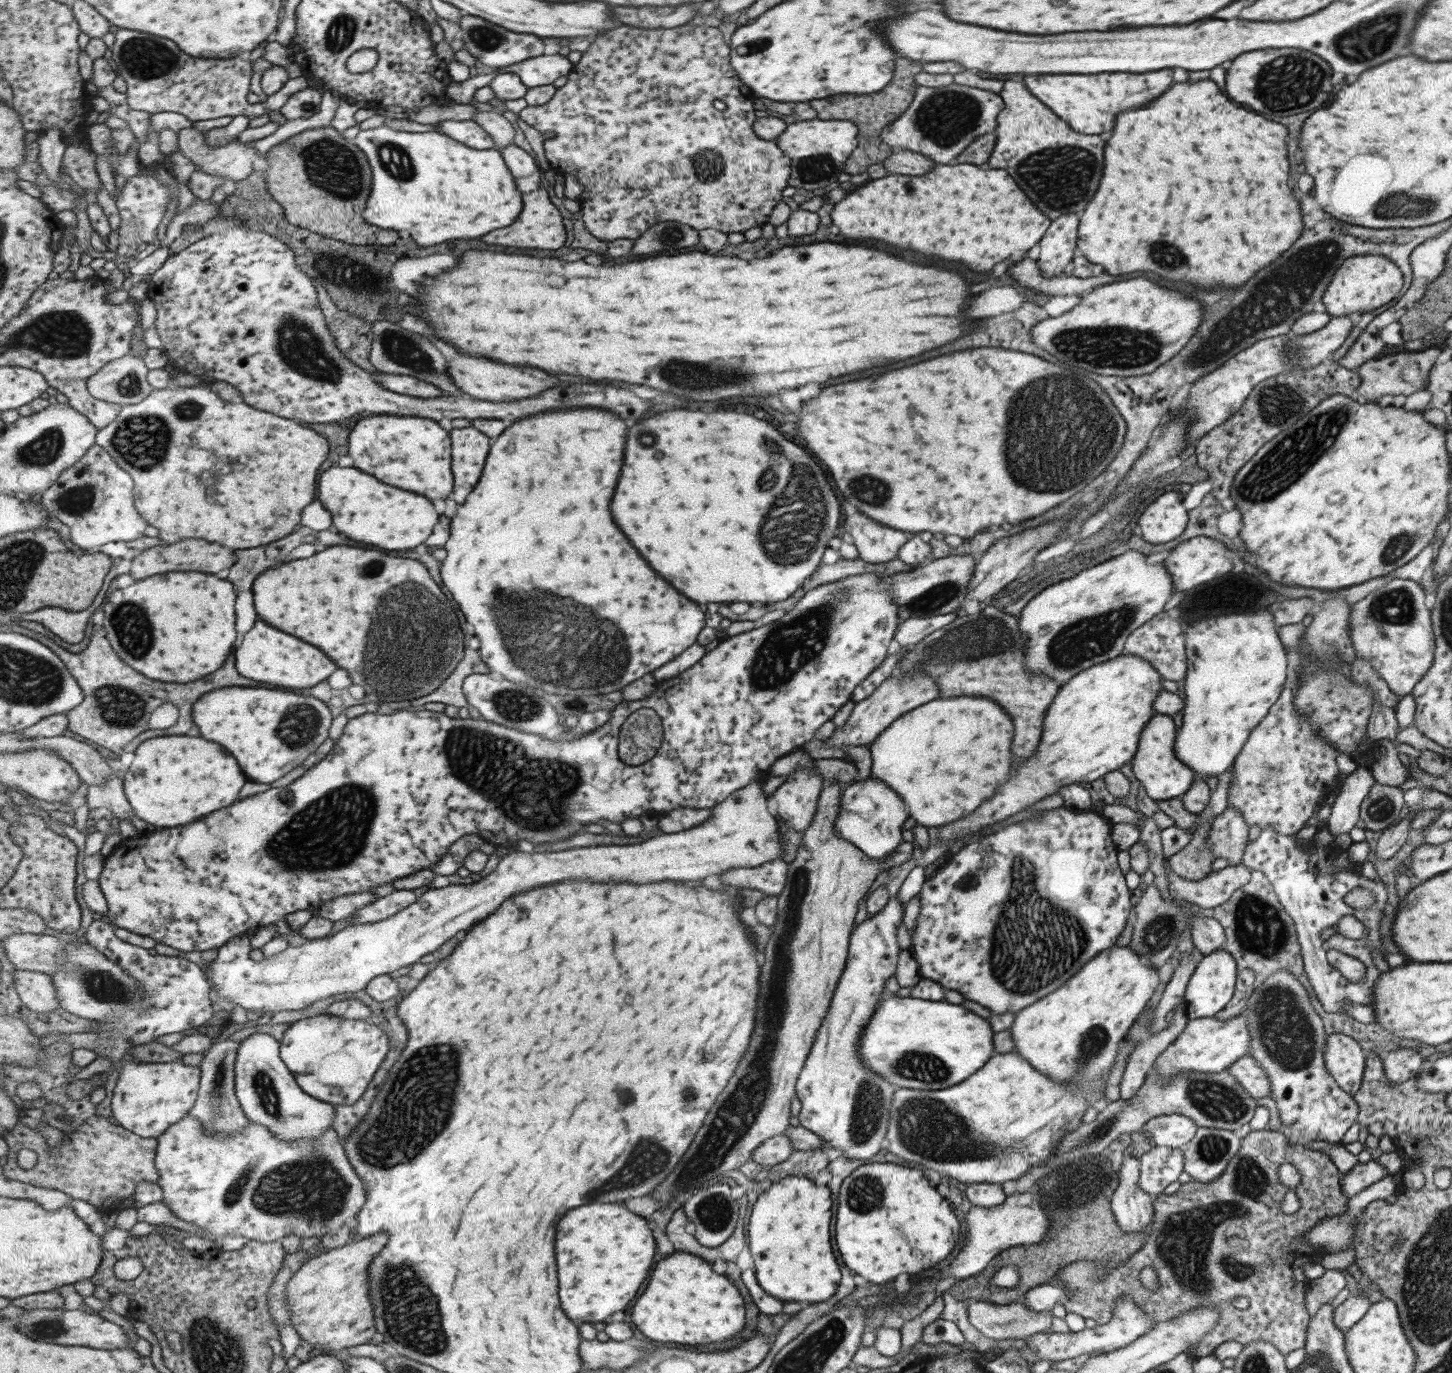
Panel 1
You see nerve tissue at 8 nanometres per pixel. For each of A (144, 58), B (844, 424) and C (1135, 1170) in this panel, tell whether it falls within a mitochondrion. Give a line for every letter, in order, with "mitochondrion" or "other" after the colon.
A: mitochondrion
B: other
C: other

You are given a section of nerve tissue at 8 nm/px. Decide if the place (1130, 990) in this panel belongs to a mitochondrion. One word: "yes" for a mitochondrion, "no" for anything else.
no

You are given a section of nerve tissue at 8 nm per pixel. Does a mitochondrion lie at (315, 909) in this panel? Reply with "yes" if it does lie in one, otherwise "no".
no

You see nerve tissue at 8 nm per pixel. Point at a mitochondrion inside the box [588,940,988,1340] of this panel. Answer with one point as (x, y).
(635, 1172)

